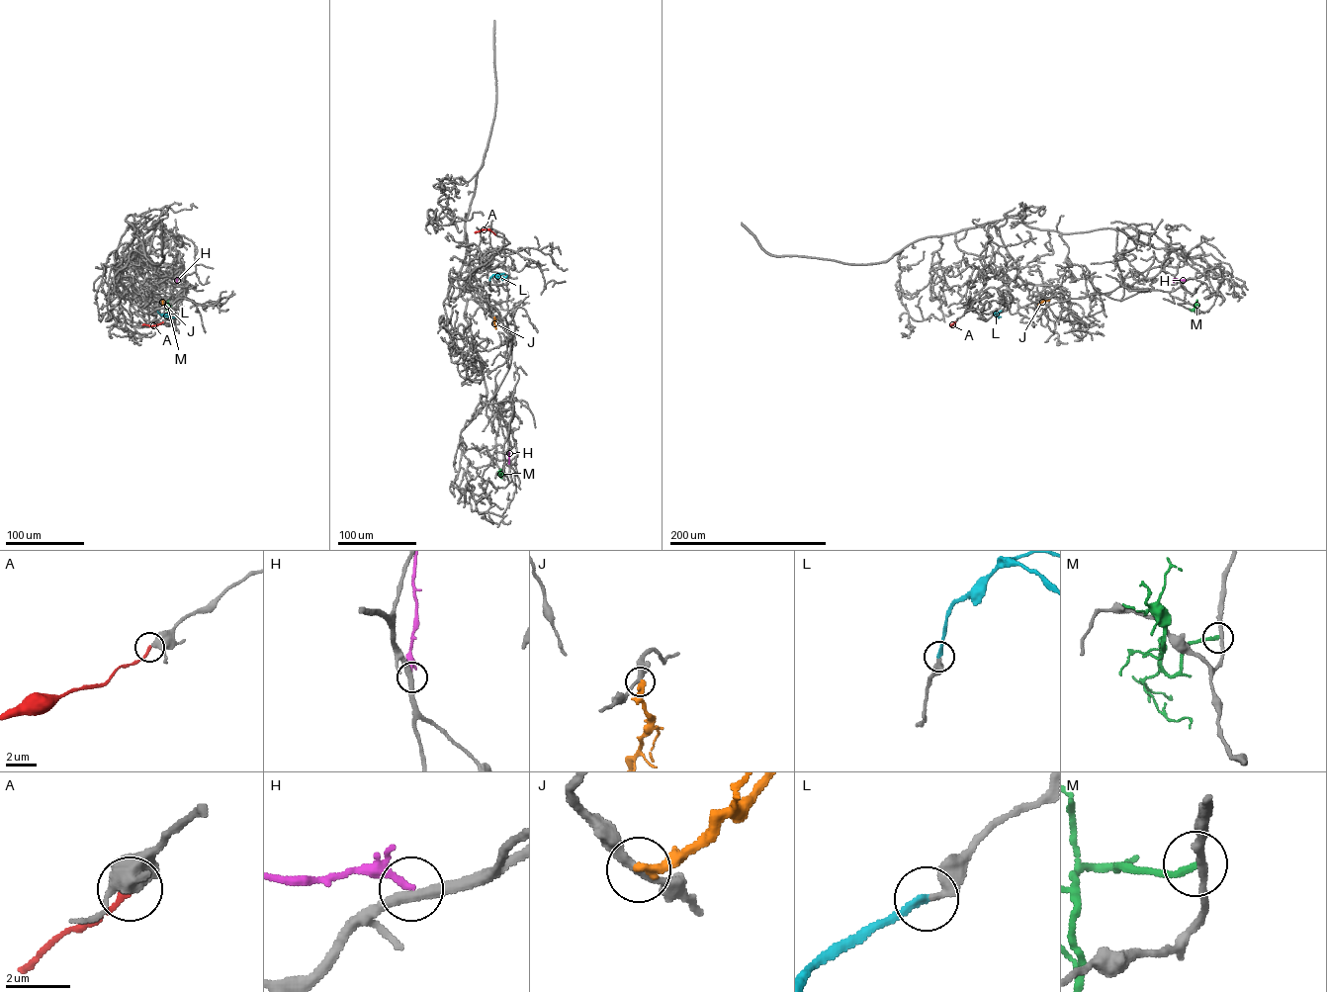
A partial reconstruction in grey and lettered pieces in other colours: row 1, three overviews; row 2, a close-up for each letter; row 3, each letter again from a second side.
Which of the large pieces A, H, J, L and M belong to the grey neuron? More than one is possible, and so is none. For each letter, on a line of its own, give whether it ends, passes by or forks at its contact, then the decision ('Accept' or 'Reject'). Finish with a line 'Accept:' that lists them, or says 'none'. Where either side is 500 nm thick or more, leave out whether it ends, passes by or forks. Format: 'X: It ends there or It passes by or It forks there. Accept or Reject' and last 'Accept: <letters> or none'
A: It ends there. Reject
H: It ends there. Reject
J: It ends there. Reject
L: It ends there. Accept
M: It ends there. Reject
Accept: L

